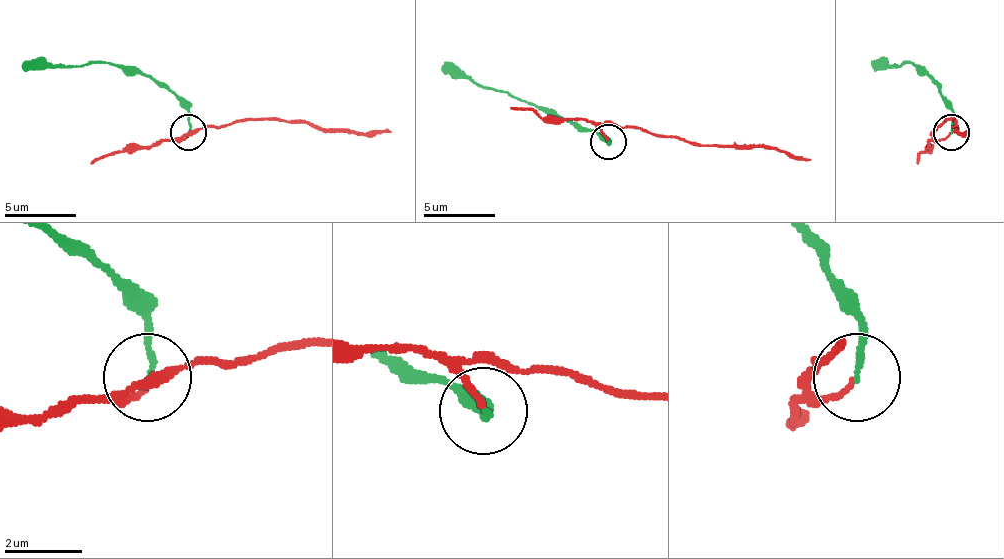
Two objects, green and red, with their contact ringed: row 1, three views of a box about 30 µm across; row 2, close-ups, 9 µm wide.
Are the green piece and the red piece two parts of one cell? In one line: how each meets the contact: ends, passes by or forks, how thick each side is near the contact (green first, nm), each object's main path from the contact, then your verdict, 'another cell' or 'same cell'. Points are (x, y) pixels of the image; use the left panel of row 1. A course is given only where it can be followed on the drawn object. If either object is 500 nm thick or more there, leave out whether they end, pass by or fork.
green ends; red ends; calibres 140 and 130 nm; course green (187, 131), (187, 110), (166, 88), (116, 63), (59, 67), (24, 63); course red (187, 131), (180, 138), (248, 120), (308, 120), (319, 127), (390, 131); same cell

